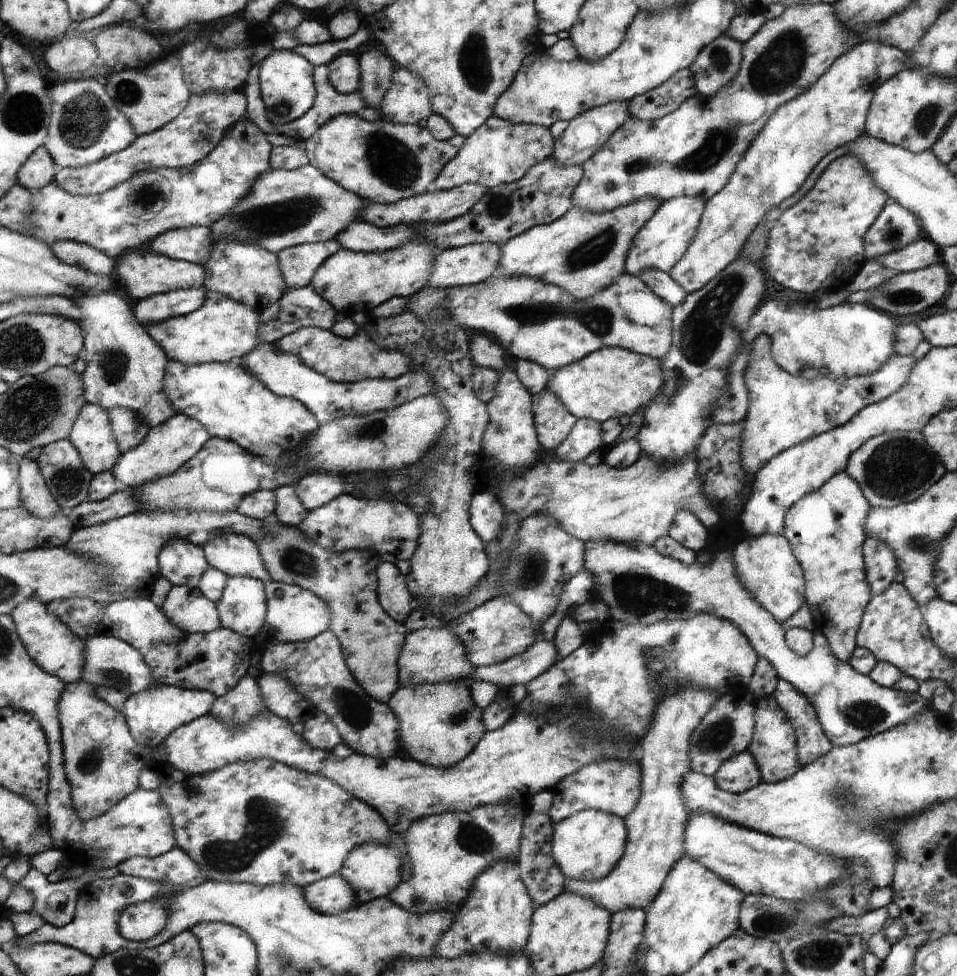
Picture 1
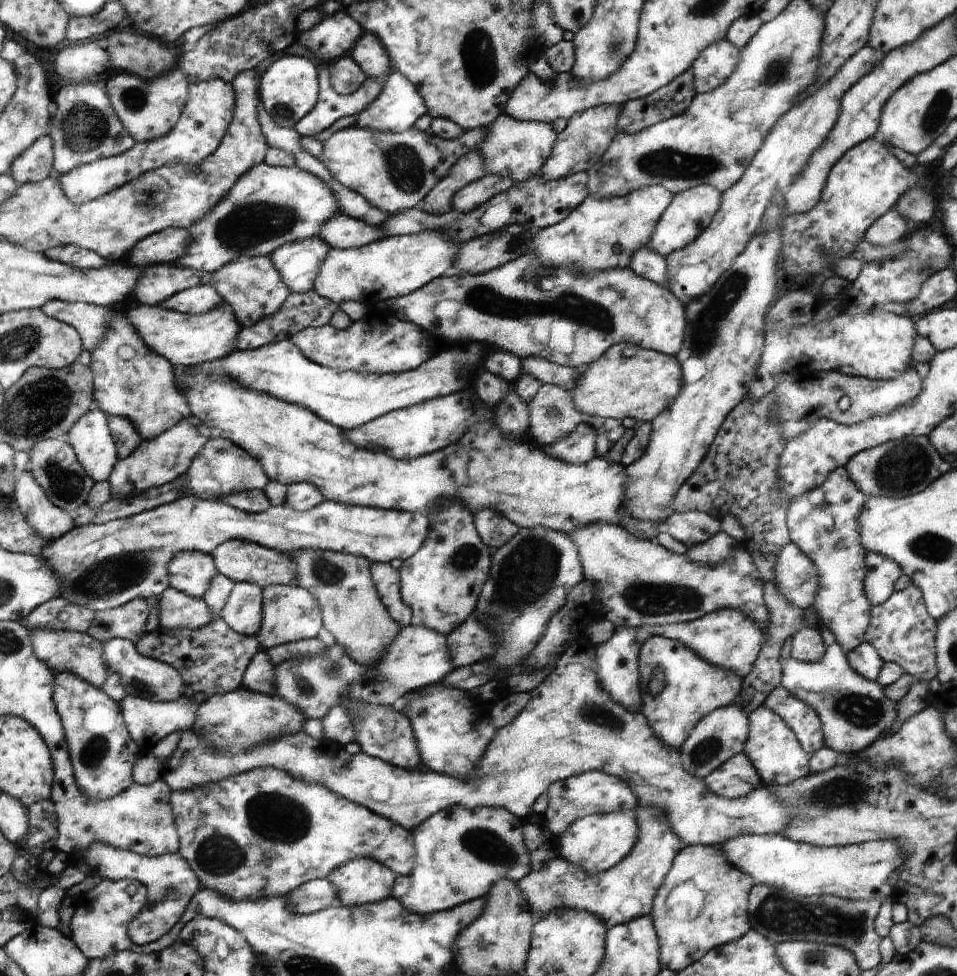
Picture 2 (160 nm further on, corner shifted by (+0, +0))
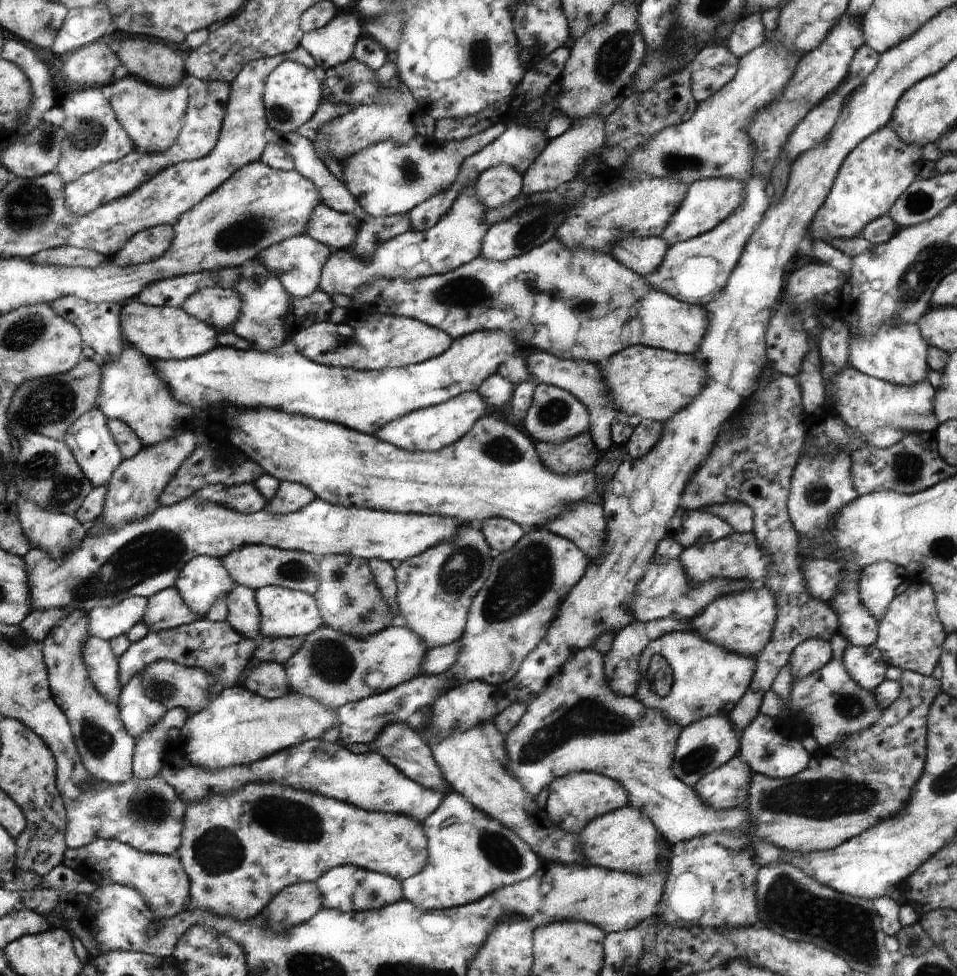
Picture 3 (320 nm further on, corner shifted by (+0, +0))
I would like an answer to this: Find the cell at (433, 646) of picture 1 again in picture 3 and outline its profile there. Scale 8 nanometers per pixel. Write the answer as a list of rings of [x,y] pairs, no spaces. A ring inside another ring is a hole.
[[[323,624],[317,631],[306,636],[300,650],[285,662],[284,667],[289,675],[289,688],[292,692],[337,709],[346,703],[366,700],[380,691],[390,691],[416,678],[422,672],[427,652],[429,650],[424,641],[407,626],[392,625],[378,635],[361,639]],[[370,672],[382,672],[383,680],[379,688],[371,688],[366,683],[366,676],[370,676]]]

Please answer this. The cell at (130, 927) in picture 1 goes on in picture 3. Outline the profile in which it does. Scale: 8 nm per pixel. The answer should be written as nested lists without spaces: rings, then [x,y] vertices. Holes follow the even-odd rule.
[[[96,839],[85,847],[68,849],[67,857],[64,861],[66,864],[72,864],[72,869],[82,872],[86,878],[96,882],[98,886],[116,884],[136,889],[142,900],[149,905],[159,919],[180,914],[186,910],[186,901],[190,899],[192,881],[177,855],[147,853],[135,849],[133,845],[117,840]],[[68,856],[73,856],[74,861],[69,863]]]

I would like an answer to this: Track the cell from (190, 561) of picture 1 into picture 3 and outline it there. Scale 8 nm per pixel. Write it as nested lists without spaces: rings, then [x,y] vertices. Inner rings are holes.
[[[197,555],[182,568],[175,586],[192,612],[205,618],[210,608],[226,600],[237,584],[220,559]]]

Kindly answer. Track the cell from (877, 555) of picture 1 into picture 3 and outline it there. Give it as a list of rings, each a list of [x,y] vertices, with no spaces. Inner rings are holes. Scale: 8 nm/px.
[[[880,561],[863,568],[859,582],[860,598],[864,606],[868,608],[870,614],[878,620],[878,624],[881,622],[880,619],[886,614],[886,611],[889,610],[889,604],[896,598],[896,588],[898,588],[904,580],[910,580],[907,576],[907,572],[902,565],[888,561]]]

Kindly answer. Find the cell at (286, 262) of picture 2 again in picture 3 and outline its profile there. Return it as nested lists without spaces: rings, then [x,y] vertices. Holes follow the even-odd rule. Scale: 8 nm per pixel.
[[[302,233],[262,251],[260,255],[256,256],[256,260],[280,278],[281,283],[285,285],[292,298],[306,298],[313,292],[320,290],[321,272],[324,270],[332,251],[329,245],[322,244],[311,236]]]

